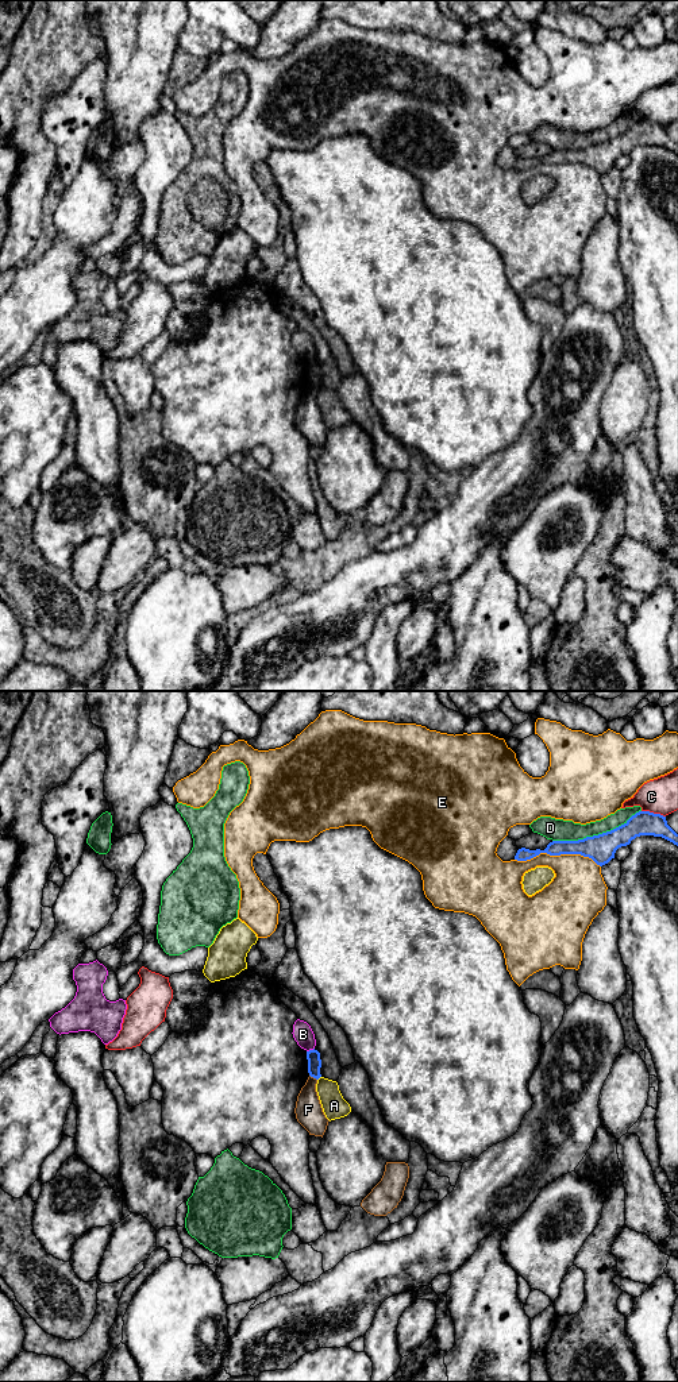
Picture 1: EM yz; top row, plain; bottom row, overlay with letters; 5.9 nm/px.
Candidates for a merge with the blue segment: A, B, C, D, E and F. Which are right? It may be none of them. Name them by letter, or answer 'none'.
none

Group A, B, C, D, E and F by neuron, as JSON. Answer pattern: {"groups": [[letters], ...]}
{"groups": [["A"], ["B"], ["C"], ["D"], ["E"], ["F"]]}

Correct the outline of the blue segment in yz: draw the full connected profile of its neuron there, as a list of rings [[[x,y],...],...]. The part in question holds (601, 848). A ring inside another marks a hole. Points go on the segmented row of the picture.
[[[639,811],[624,825],[598,835],[578,841],[552,841],[544,850],[521,848],[517,850],[515,860],[527,861],[540,853],[550,856],[581,854],[602,866],[615,858],[619,848],[629,845],[632,839],[640,835],[662,837],[678,846],[678,834],[667,825],[666,817],[650,811]]]

